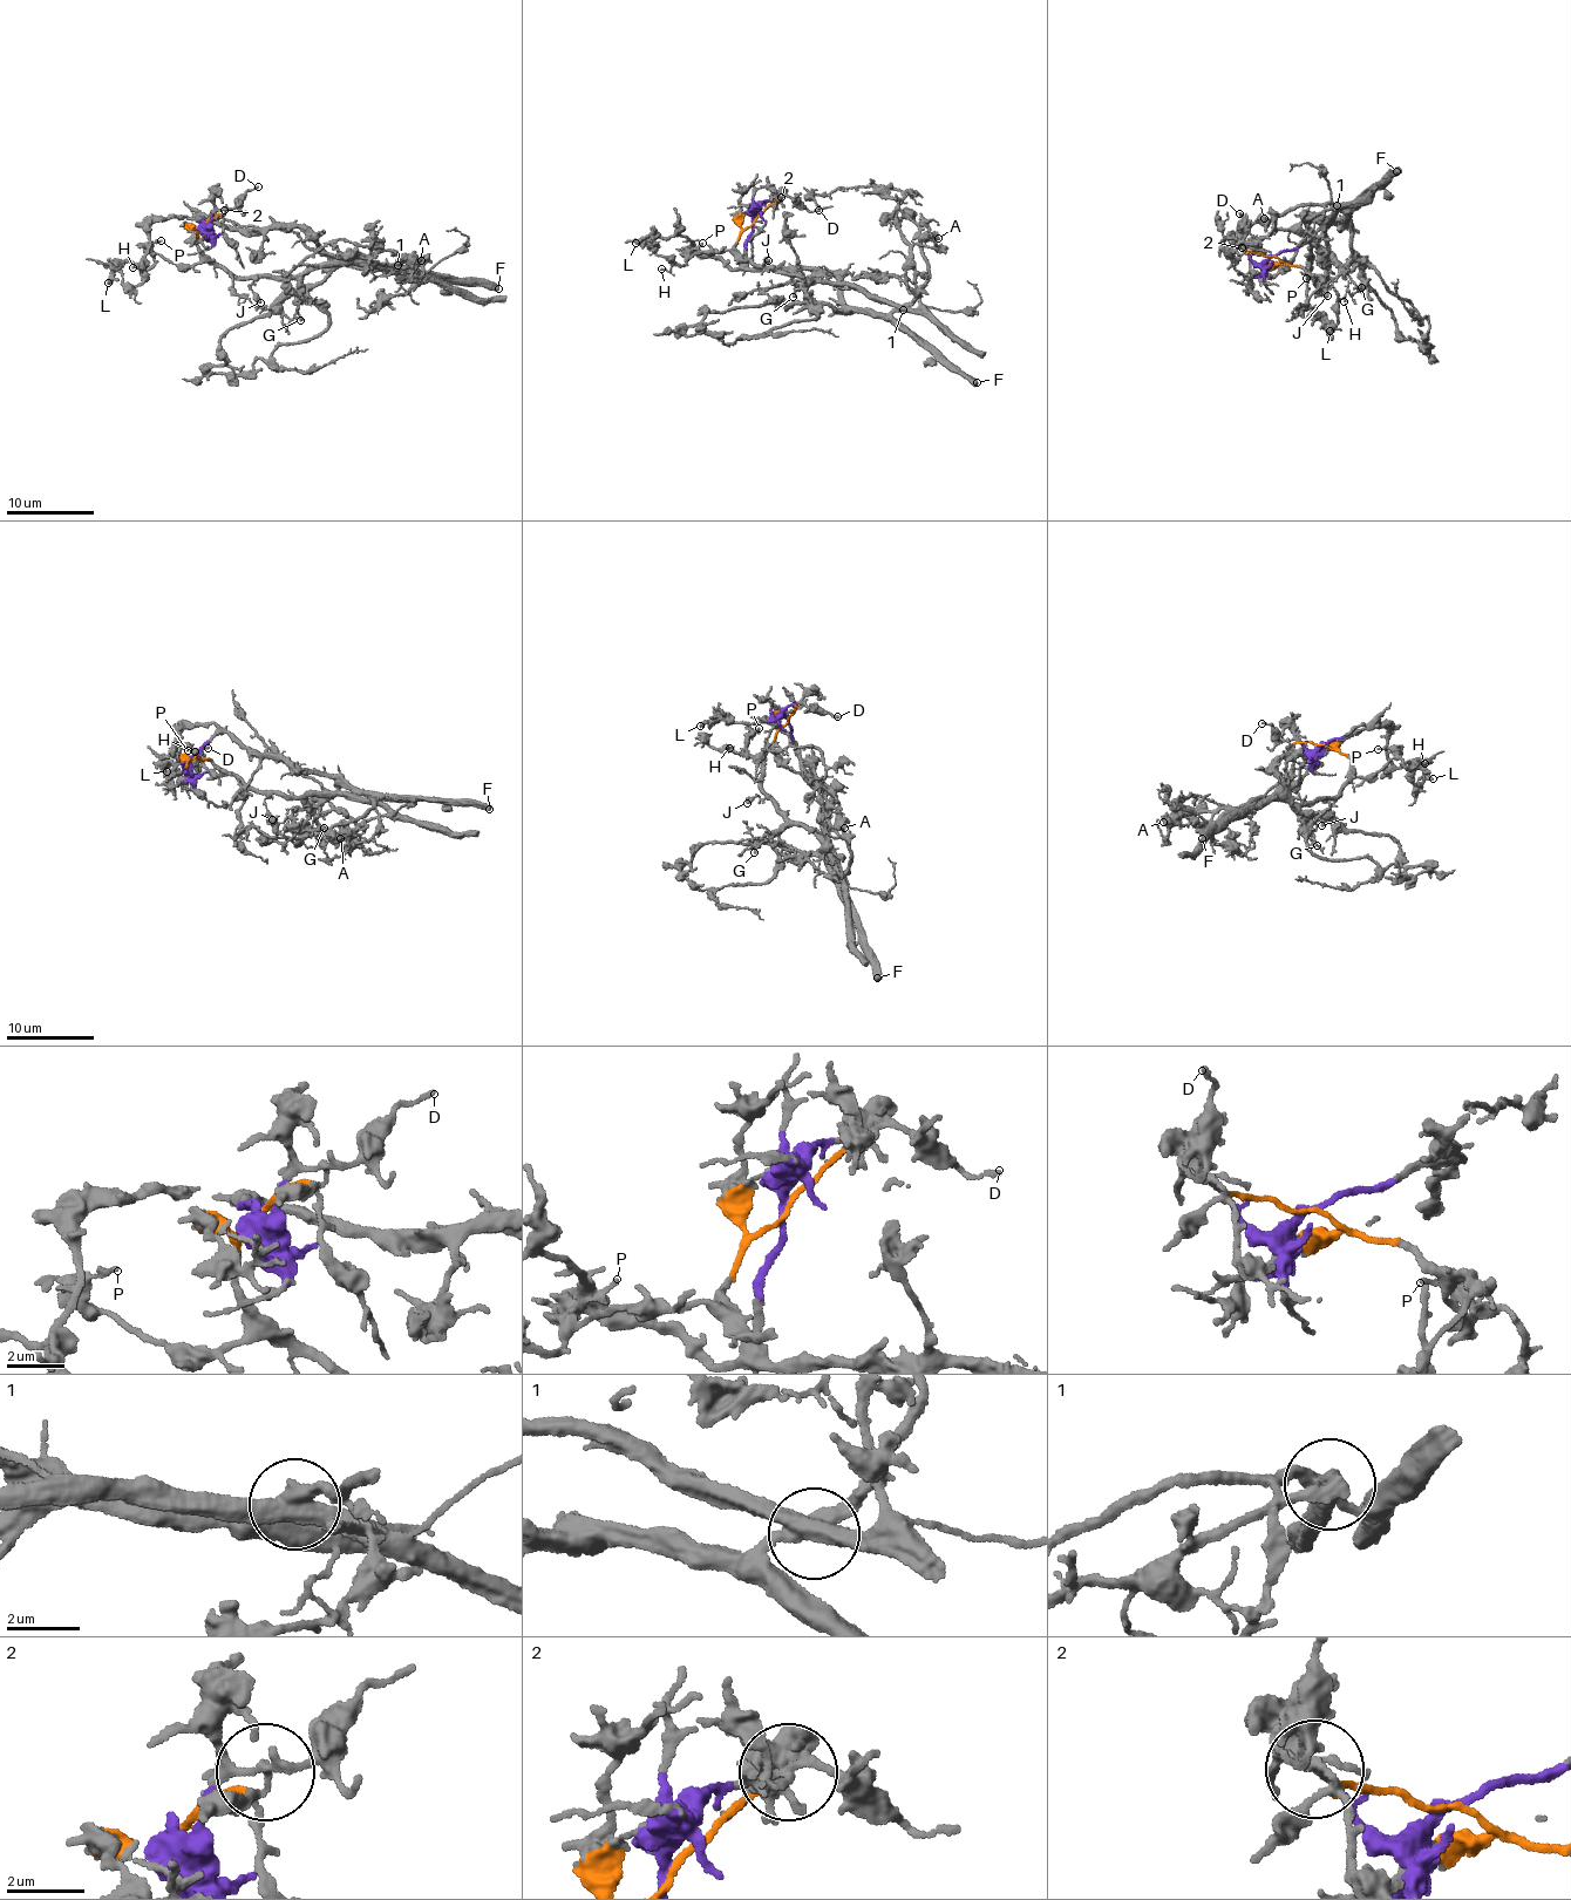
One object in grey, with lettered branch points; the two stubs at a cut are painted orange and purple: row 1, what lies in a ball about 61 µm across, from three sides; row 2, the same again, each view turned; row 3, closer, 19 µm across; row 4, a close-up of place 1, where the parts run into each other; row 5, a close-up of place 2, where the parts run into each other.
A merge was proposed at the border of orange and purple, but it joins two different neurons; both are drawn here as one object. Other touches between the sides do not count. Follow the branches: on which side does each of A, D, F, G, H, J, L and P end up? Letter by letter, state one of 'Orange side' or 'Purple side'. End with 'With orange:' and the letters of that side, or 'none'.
A: Purple side
D: Purple side
F: Purple side
G: Orange side
H: Orange side
J: Orange side
L: Purple side
P: Orange side
With orange: G, H, J, P

